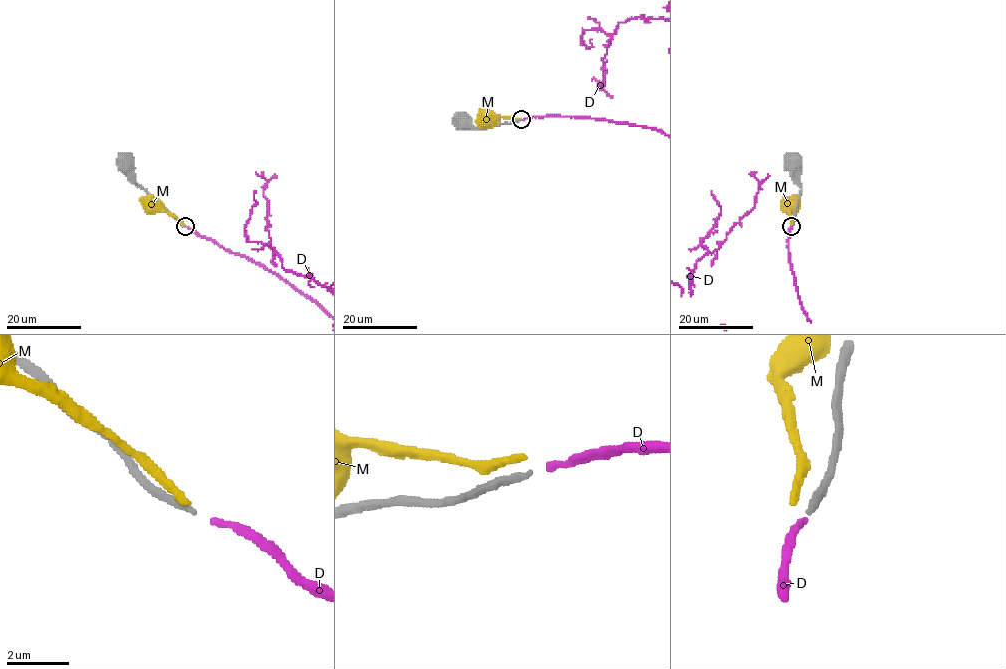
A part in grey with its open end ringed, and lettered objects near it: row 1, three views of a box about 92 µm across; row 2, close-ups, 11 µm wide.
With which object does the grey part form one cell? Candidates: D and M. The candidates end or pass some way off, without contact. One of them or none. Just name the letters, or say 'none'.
D

